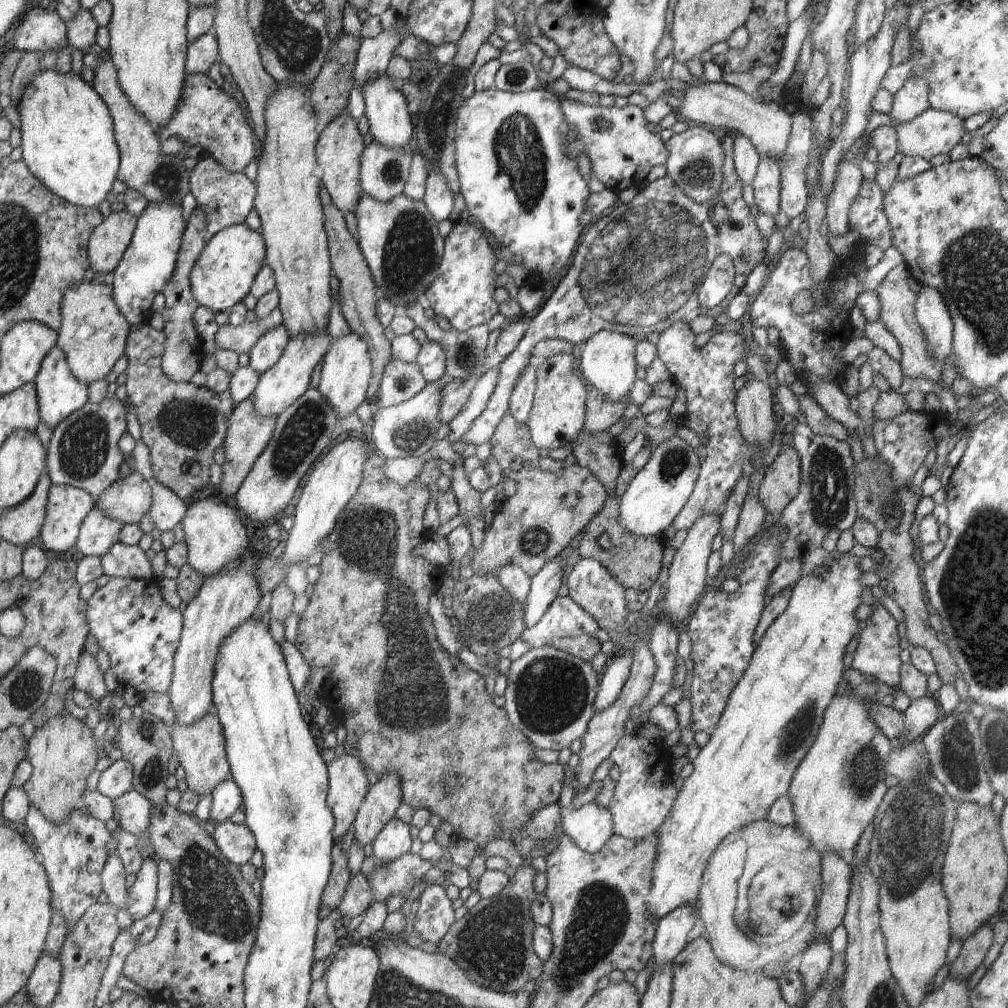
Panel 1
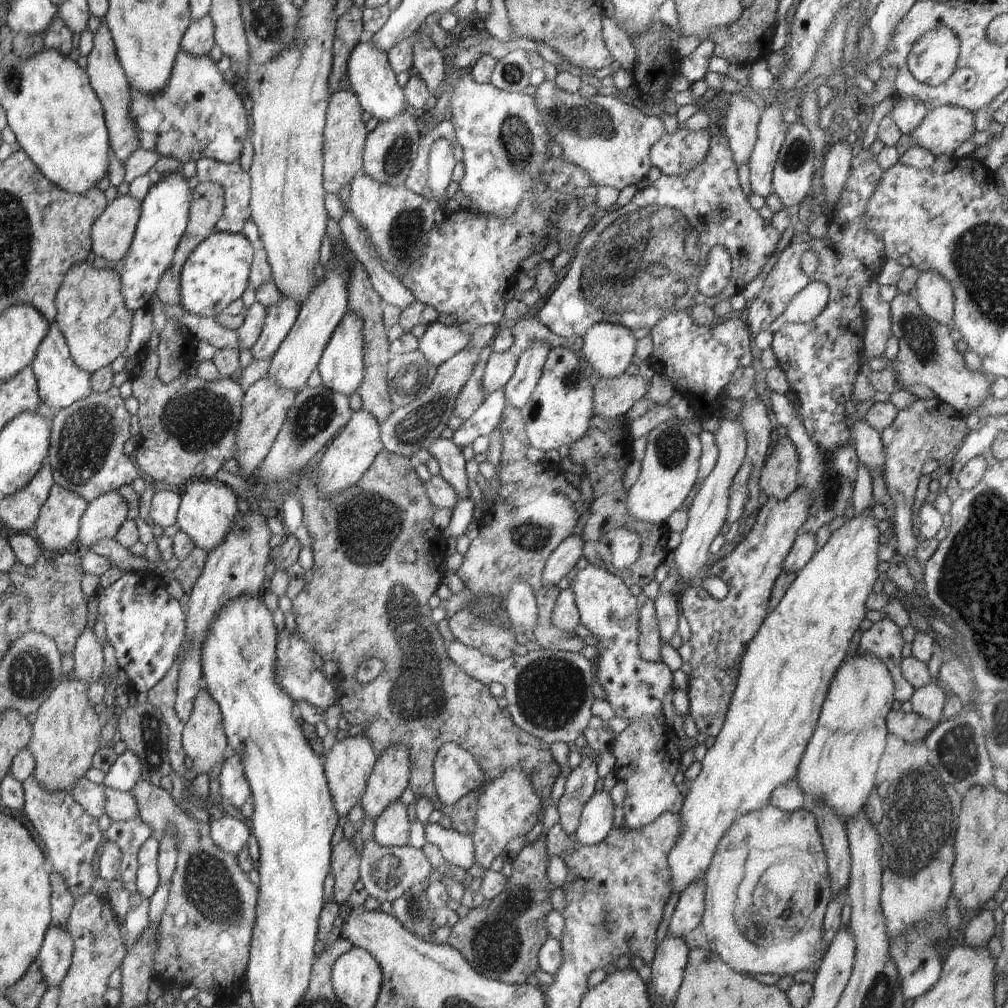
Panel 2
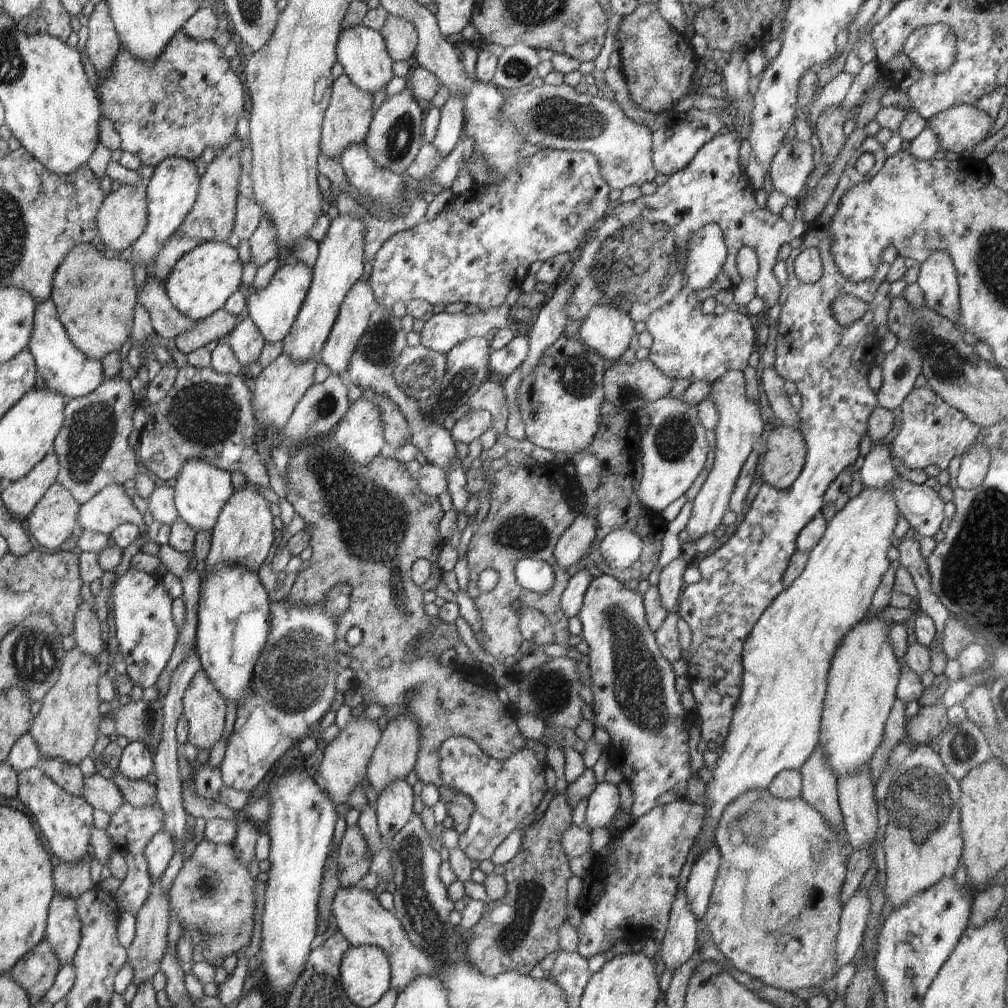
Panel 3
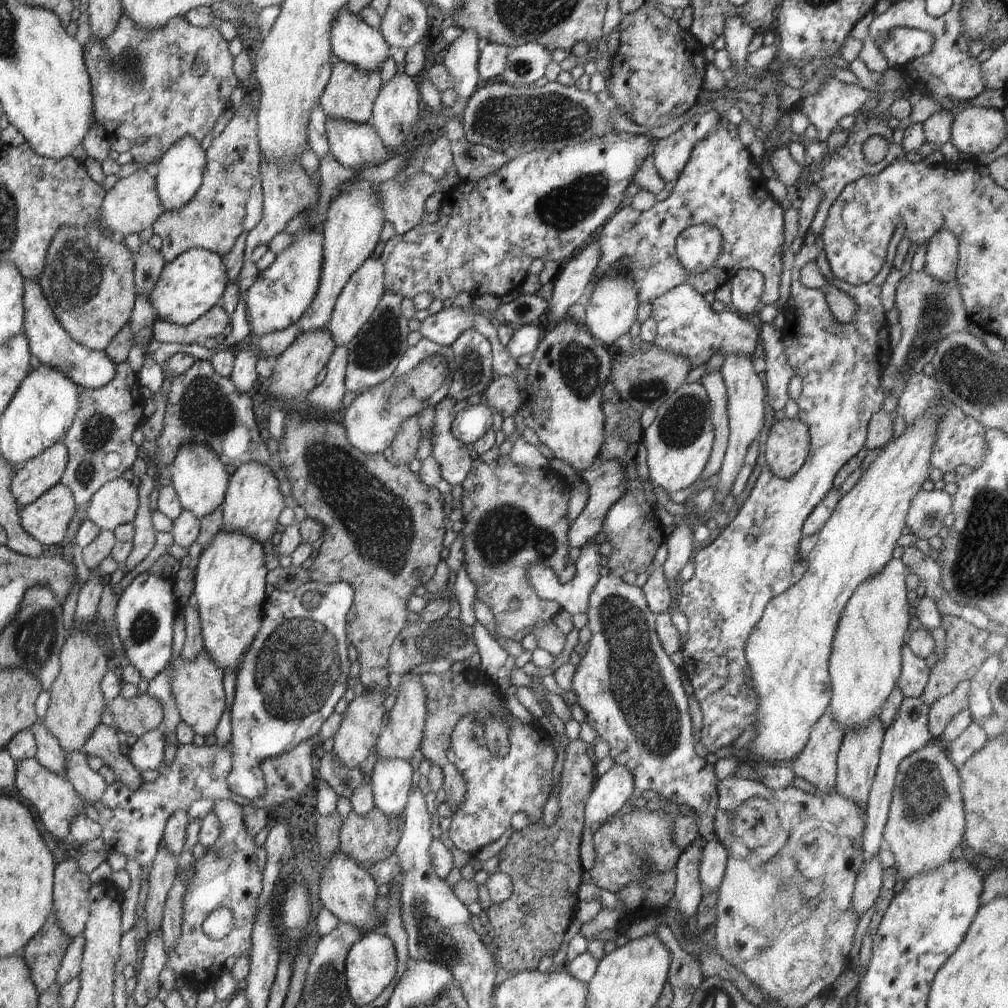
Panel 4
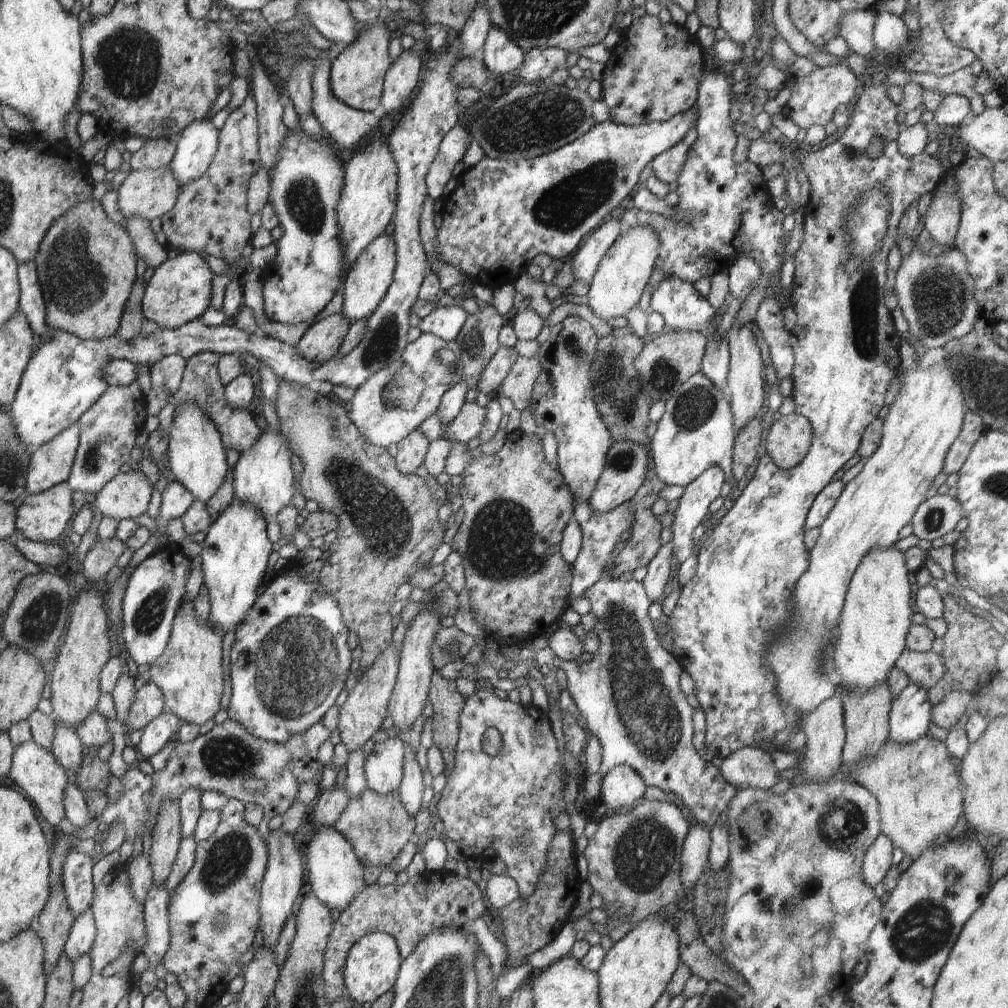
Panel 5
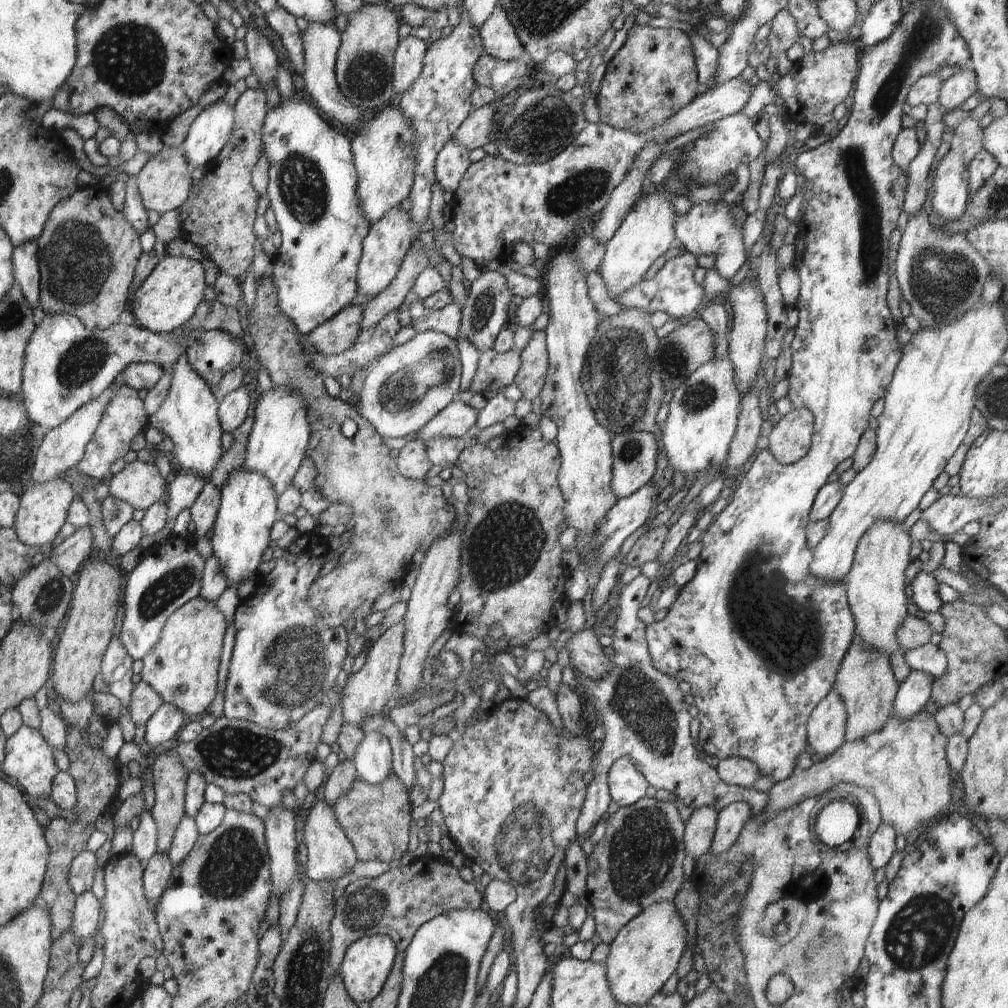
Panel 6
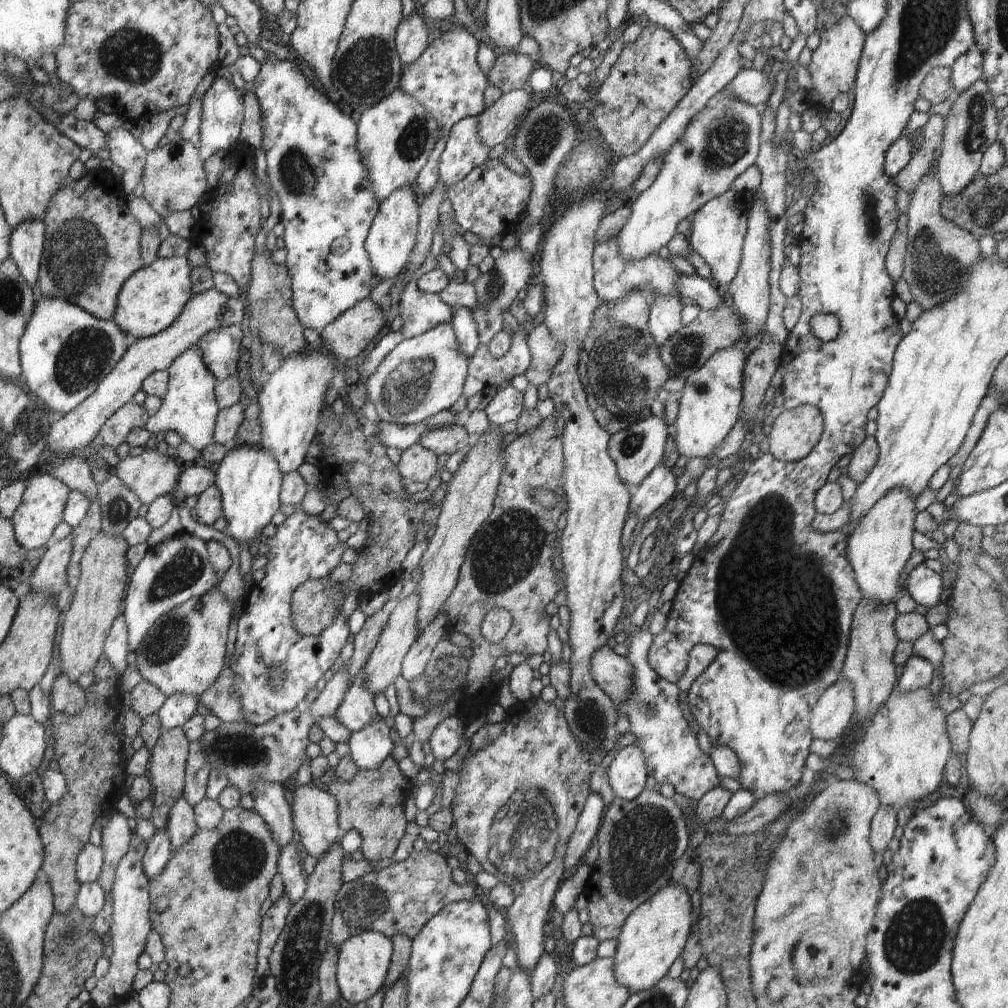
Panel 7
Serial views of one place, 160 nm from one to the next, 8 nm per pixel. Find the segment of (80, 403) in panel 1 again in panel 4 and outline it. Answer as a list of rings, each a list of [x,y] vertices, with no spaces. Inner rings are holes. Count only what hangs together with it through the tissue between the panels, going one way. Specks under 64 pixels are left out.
[[[26,279],[23,287],[23,331],[28,337],[31,353],[39,358],[43,365],[62,371],[84,389],[99,389],[112,382],[118,365],[108,358],[105,351],[95,351],[72,340],[72,337],[56,320],[52,305],[46,300],[36,279]]]

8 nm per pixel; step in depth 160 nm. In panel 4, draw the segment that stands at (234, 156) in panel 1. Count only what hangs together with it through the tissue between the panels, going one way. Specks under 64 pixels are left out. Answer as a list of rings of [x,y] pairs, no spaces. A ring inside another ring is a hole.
[[[123,10],[115,31],[107,39],[91,34],[83,46],[93,98],[93,121],[111,138],[124,136],[132,140],[134,145],[130,152],[136,164],[158,162],[183,136],[201,141],[230,103],[232,90],[240,86],[228,47],[228,42],[213,25],[200,28],[192,26],[183,16],[175,16],[163,27],[150,30],[133,23]]]

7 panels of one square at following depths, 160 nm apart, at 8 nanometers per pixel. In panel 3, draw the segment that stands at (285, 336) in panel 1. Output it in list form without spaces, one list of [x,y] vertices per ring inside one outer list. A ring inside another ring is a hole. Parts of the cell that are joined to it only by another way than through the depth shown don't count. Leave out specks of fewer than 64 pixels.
[[[296,261],[294,264],[282,263],[279,264],[275,275],[269,280],[268,286],[263,289],[255,289],[252,286],[254,293],[250,294],[246,300],[248,316],[266,343],[281,341],[290,332],[312,284],[312,275],[313,269],[302,261]]]

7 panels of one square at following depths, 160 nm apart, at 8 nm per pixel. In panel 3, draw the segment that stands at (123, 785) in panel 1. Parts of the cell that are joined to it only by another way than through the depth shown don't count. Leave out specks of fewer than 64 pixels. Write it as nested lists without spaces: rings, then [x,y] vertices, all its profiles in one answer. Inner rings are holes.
[[[131,742],[123,748],[118,770],[126,778],[140,780],[153,771],[153,752],[143,742]]]

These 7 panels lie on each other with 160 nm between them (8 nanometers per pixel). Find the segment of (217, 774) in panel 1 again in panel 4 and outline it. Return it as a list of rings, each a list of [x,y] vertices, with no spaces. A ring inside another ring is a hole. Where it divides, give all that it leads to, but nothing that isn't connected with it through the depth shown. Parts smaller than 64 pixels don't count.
[[[204,650],[189,661],[184,660],[180,654],[171,664],[167,675],[181,720],[192,728],[195,734],[202,734],[202,736],[212,734],[226,706],[222,685],[223,670],[213,663],[209,654]]]

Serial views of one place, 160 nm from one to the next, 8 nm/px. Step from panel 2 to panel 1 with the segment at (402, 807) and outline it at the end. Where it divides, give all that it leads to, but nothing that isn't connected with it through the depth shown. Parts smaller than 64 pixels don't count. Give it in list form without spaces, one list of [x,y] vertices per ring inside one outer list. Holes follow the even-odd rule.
[[[394,816],[371,843],[377,864],[392,862],[411,850],[413,839],[410,835],[409,824]]]

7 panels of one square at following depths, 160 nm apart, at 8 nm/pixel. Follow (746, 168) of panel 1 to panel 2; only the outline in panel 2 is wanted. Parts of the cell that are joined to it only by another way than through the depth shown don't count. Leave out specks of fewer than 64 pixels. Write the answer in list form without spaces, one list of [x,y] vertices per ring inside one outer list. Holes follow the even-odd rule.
[[[740,92],[730,94],[727,100],[724,132],[738,166],[748,164],[757,139],[761,111],[755,103]]]

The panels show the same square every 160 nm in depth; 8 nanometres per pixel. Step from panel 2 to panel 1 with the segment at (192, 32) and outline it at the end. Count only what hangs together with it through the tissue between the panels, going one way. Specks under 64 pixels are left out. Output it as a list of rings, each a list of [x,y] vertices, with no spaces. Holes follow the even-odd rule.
[[[208,31],[188,43],[185,69],[187,73],[207,74],[216,60],[220,60],[216,37]]]

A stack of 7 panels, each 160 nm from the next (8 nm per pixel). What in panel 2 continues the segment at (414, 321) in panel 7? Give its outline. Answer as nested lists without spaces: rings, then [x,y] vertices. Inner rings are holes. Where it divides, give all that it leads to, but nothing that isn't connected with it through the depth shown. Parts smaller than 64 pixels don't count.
[[[534,317],[518,320],[510,330],[516,346],[520,346],[522,350],[527,349],[529,344],[534,341],[545,342],[549,346],[549,350],[567,343],[567,338],[554,334]],[[438,320],[428,324],[427,330],[419,338],[419,349],[429,363],[438,368],[466,347],[467,335],[458,327],[458,324],[444,325]]]

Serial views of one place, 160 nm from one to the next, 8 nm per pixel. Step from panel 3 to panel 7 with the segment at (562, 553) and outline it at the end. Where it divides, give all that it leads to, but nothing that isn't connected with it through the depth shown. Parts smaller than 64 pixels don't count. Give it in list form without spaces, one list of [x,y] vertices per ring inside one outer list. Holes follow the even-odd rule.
[[[648,415],[644,420],[636,422],[609,438],[609,455],[617,466],[620,478],[635,489],[643,480],[663,462],[665,444],[669,434],[664,419],[656,415]]]

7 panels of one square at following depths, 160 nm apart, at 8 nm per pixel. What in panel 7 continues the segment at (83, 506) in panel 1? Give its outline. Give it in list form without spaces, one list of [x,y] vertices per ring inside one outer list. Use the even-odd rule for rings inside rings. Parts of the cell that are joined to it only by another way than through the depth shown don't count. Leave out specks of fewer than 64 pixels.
[[[32,474],[29,477],[22,502],[11,518],[16,540],[26,551],[36,550],[53,541],[52,532],[63,521],[63,512],[70,492],[64,482],[50,474]]]

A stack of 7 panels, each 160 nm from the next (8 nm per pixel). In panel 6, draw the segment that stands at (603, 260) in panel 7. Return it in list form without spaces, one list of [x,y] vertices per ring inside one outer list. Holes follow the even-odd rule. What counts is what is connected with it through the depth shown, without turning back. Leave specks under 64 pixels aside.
[[[688,251],[683,255],[676,256],[675,259],[667,262],[658,270],[651,279],[644,276],[631,286],[624,294],[619,294],[615,302],[625,307],[636,307],[645,310],[647,313],[662,311],[668,313],[672,319],[686,321],[693,316],[699,315],[700,308],[707,303],[704,288],[696,284],[693,273],[696,272],[697,255],[692,255]]]

